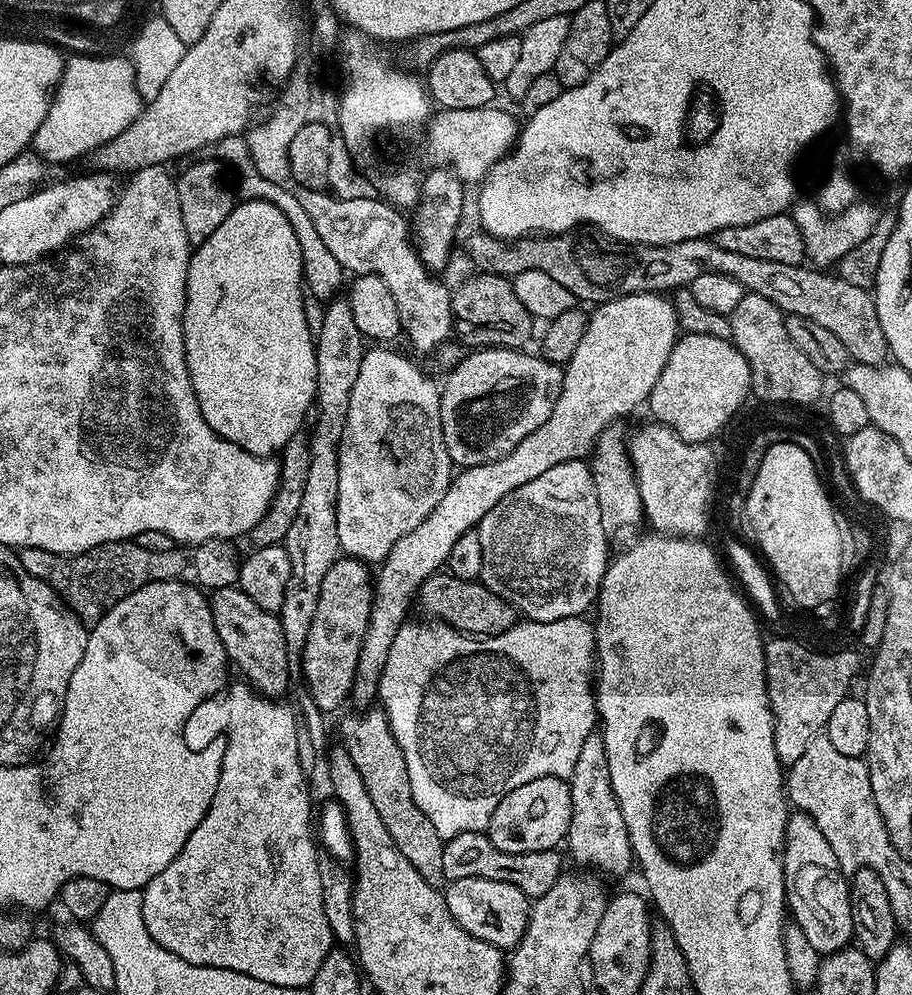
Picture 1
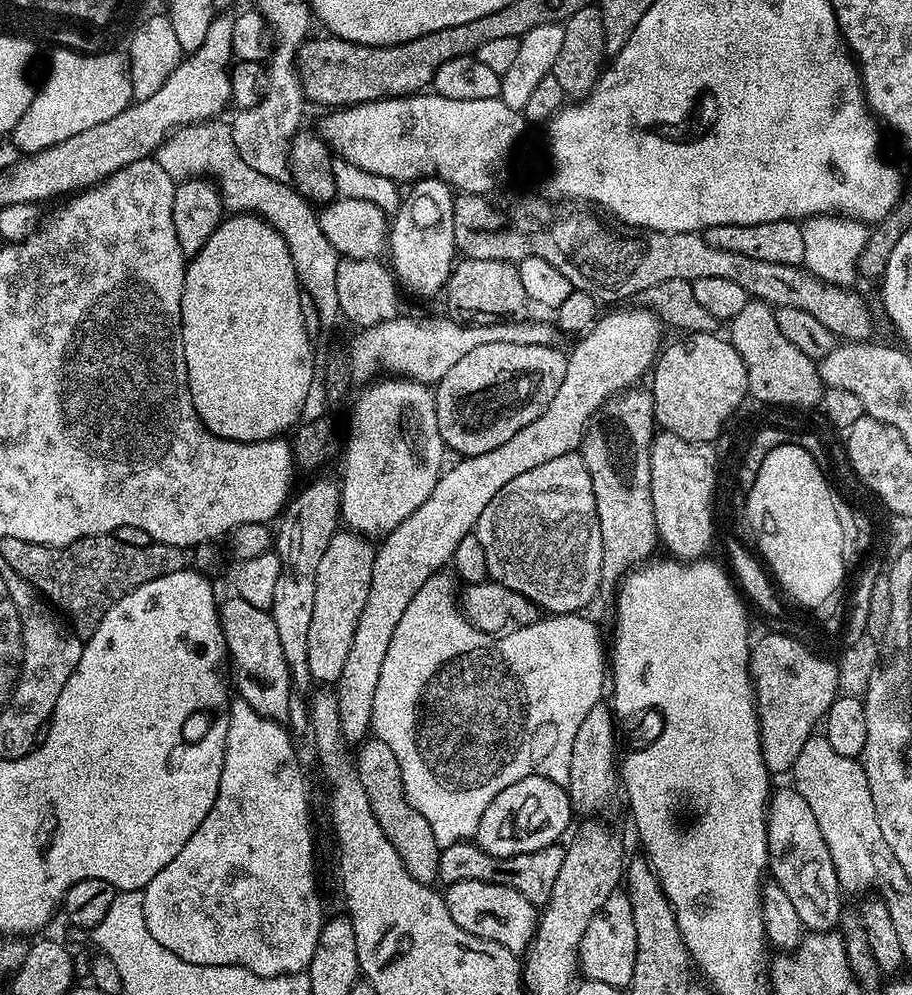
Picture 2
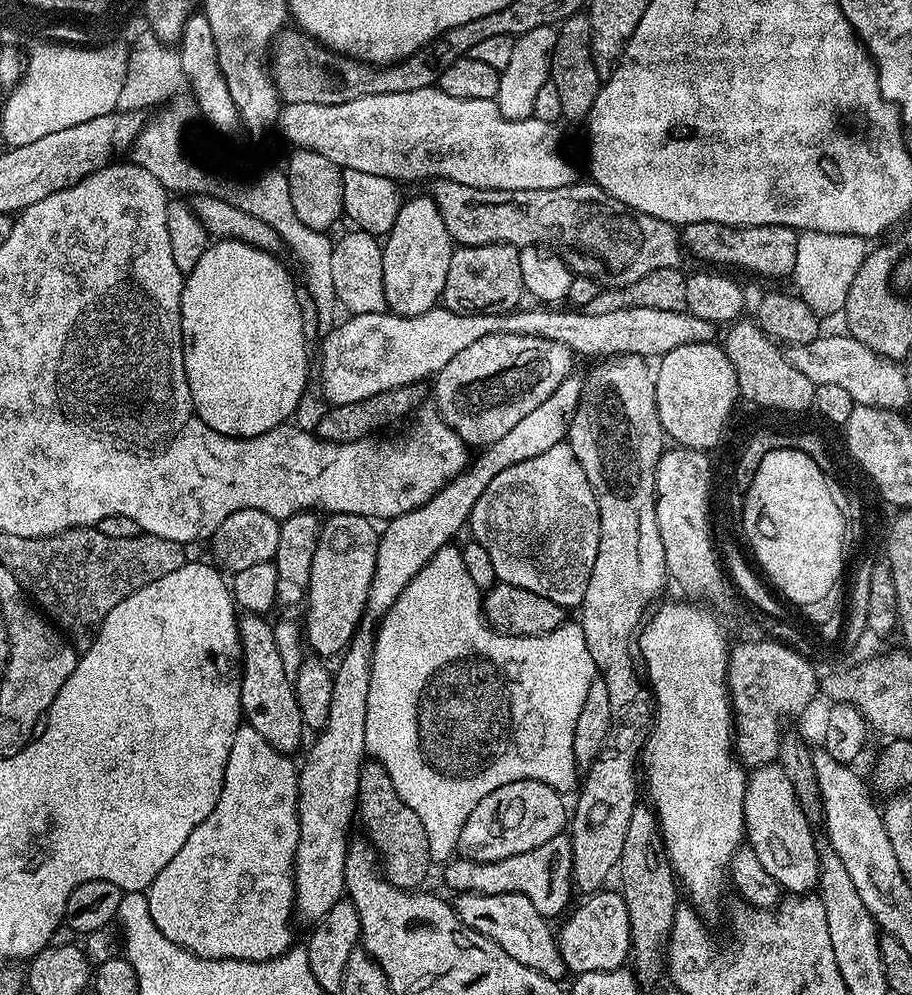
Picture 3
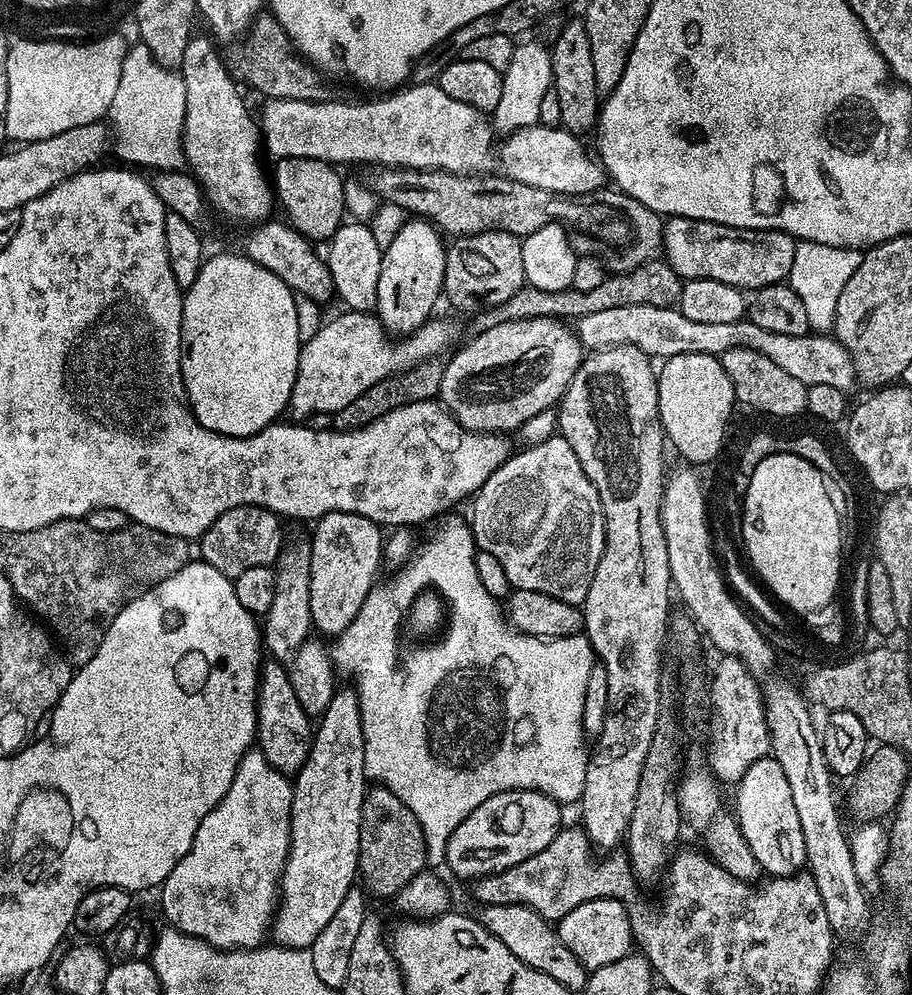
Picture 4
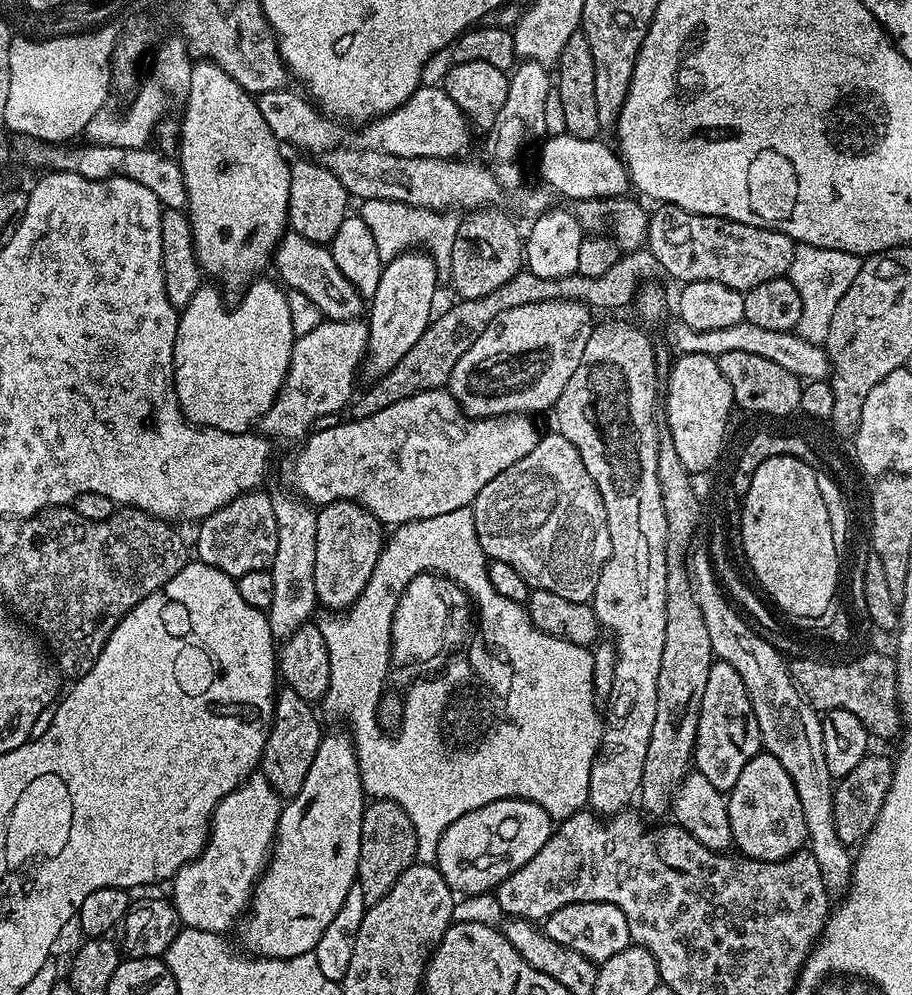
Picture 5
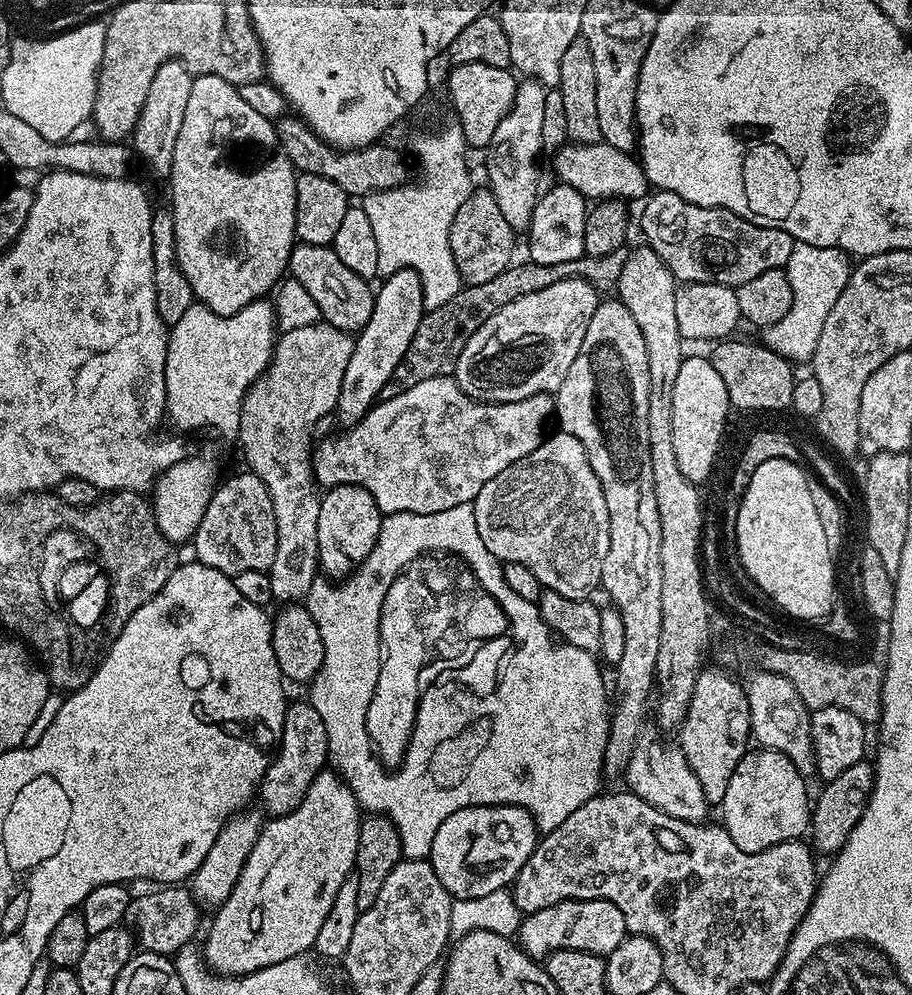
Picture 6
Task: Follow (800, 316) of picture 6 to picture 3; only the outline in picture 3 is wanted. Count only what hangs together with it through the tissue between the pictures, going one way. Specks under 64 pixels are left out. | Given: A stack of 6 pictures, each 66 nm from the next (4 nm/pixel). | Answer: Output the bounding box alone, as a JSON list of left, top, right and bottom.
[791,232,870,318]

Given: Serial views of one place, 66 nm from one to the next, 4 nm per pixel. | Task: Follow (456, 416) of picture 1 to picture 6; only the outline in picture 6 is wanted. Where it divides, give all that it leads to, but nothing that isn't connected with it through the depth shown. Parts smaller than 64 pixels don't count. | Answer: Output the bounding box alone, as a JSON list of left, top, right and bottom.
[454,274,601,404]

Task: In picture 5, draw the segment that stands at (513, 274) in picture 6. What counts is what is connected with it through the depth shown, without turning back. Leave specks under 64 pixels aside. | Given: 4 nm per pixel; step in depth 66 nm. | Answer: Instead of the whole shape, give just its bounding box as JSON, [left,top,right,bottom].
[346,248,661,420]

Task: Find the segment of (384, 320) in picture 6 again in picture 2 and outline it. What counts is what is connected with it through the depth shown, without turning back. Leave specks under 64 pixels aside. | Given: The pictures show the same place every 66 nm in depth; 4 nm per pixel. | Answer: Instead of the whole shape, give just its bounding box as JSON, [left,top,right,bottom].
[387,178,458,296]

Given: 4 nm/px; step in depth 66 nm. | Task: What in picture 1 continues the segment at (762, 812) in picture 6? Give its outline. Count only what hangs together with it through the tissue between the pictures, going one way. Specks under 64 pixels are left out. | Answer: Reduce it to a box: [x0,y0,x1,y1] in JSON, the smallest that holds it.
[784,810,853,954]

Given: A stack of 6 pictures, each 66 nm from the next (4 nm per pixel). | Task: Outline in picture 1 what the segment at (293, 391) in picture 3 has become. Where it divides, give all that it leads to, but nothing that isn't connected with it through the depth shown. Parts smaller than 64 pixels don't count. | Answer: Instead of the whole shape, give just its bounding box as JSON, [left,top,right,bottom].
[184,200,318,457]

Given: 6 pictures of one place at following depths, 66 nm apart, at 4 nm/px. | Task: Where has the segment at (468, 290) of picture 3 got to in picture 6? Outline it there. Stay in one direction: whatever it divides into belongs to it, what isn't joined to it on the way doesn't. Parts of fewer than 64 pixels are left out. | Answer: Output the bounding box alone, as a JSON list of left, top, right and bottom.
[450,187,517,285]

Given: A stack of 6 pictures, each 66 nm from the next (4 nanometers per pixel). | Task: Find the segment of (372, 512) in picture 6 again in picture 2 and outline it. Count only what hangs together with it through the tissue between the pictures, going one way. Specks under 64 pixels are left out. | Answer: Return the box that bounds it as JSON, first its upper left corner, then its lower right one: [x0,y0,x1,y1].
[306,530,376,685]

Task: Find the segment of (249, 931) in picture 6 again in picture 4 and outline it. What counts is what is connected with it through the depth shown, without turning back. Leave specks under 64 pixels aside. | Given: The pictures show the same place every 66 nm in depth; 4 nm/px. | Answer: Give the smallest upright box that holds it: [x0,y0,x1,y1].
[270,687,366,948]

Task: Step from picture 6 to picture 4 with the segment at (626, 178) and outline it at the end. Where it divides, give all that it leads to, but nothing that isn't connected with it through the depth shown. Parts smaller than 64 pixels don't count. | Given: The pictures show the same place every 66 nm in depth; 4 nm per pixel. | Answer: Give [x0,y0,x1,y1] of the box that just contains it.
[499,126,606,196]

